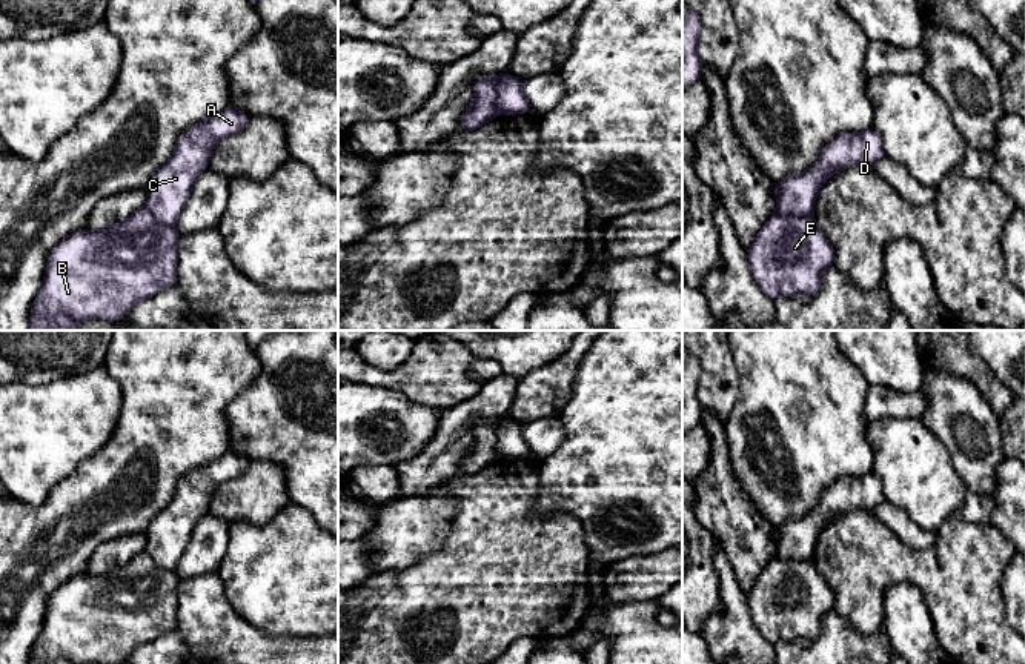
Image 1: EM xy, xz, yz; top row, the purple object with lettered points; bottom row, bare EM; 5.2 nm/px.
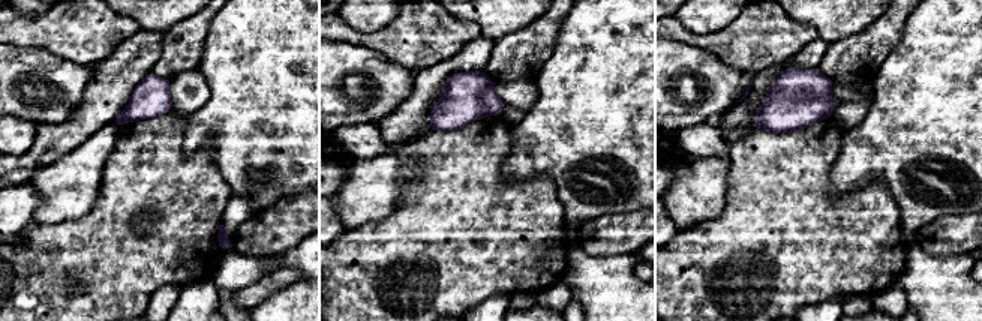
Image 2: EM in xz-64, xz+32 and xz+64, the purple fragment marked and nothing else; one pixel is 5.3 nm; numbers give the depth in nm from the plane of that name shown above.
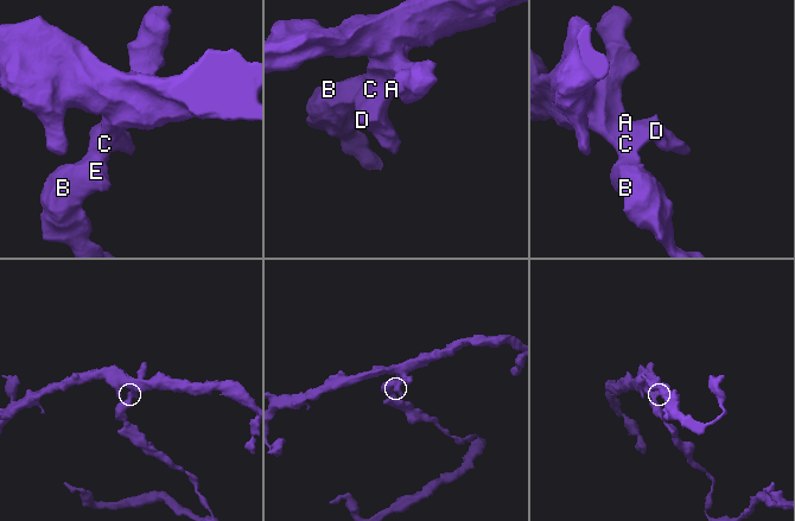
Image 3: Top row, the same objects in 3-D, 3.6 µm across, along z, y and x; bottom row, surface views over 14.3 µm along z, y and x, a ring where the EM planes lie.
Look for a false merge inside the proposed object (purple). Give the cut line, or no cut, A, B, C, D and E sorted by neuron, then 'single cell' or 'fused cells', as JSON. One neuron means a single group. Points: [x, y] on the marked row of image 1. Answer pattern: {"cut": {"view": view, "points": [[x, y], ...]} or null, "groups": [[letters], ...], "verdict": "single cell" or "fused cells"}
{"cut": {"view": "xz", "points": [[506, 74], [498, 85], [500, 112]]}, "groups": [["A", "C", "D"], ["B", "E"]], "verdict": "fused cells"}

